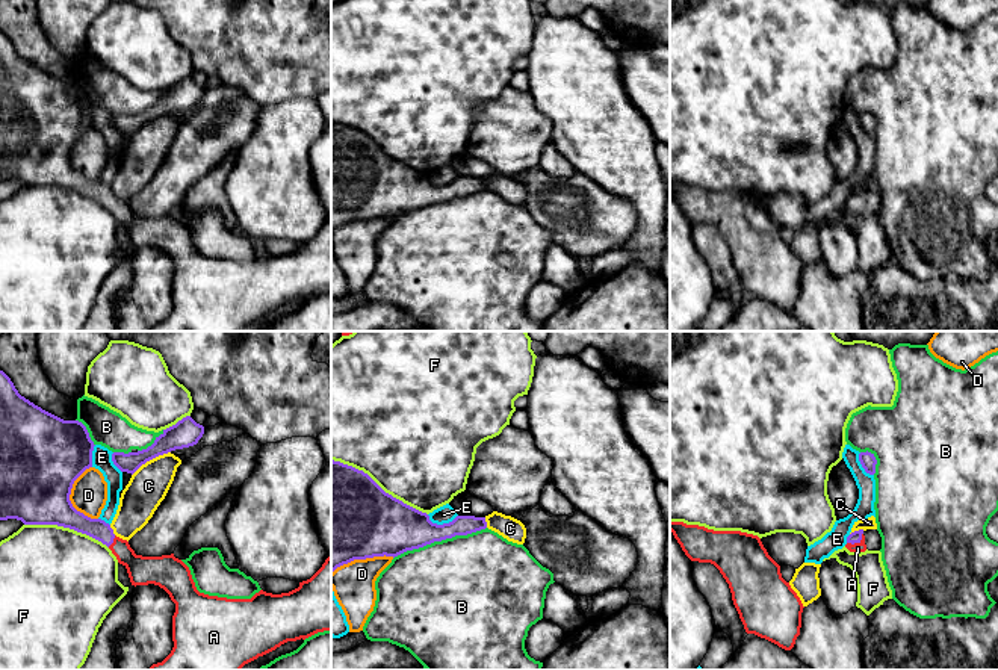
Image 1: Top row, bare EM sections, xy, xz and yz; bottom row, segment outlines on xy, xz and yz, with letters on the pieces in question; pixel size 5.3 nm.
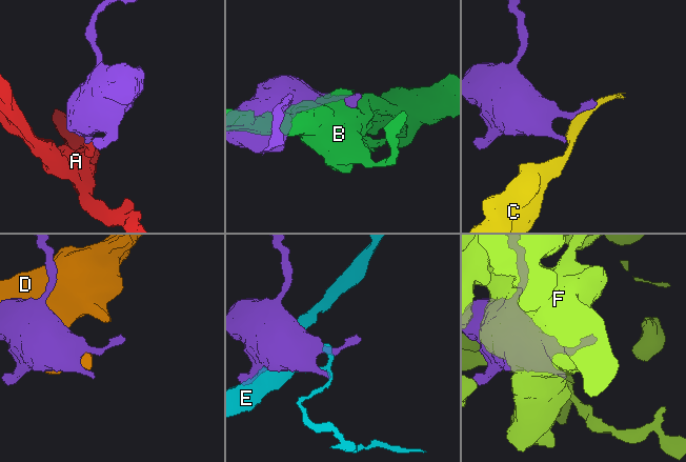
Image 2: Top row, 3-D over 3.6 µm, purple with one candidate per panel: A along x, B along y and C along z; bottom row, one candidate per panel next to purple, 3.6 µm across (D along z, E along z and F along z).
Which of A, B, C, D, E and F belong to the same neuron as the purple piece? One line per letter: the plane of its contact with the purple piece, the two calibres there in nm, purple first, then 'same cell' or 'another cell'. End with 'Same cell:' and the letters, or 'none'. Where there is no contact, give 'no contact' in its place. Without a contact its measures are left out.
A: yz | 60/60 nm | same cell
B: xz | 280/500 nm | another cell
C: xy | 150/200 nm | another cell
D: xy | 420/190 nm | another cell
E: xz | 260/90 nm | another cell
F: xz | 500/500 nm | another cell
Same cell: A

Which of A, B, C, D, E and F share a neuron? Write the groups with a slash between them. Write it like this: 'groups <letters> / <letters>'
groups A / B / C / D / E / F

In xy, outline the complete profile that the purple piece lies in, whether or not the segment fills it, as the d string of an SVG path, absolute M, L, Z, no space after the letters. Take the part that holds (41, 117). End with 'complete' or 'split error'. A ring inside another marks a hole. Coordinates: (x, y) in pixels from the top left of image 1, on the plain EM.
M0 32L0 181L17 180L24 186L57 186L86 195L106 206L118 224L127 230L132 247L154 245L163 250L175 265L172 277L171 315L147 331L240 331L245 325L263 318L287 302L305 301L318 293L331 292L331 216L322 228L299 248L281 256L260 251L251 260L227 260L200 254L189 228L171 216L136 216L127 201L113 195L109 185L91 180L77 172L71 162L74 142L92 129L94 103L86 88L79 82L64 82L35 67L18 54L11 39Z | split error

